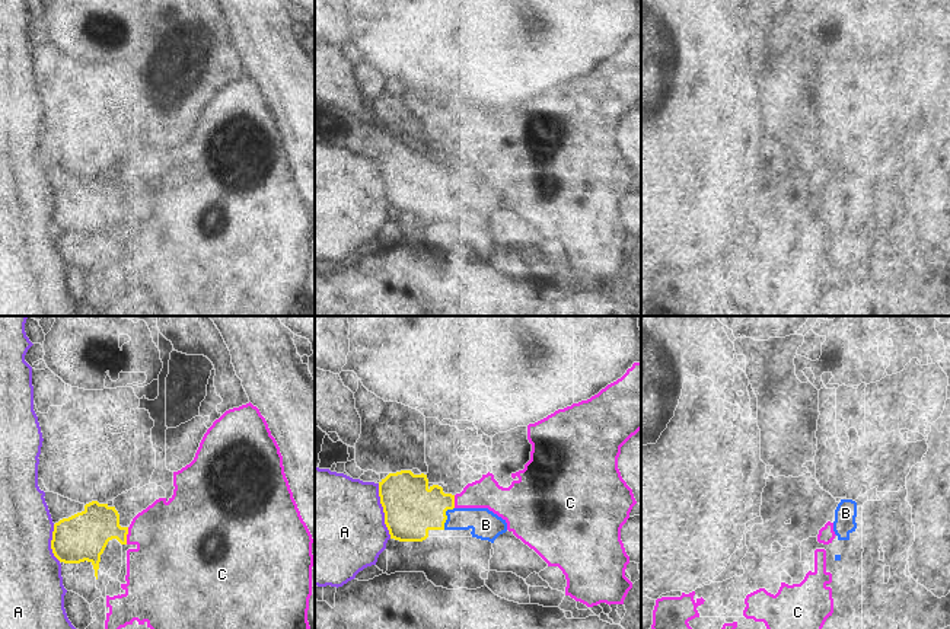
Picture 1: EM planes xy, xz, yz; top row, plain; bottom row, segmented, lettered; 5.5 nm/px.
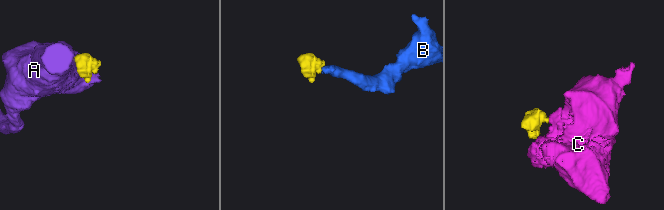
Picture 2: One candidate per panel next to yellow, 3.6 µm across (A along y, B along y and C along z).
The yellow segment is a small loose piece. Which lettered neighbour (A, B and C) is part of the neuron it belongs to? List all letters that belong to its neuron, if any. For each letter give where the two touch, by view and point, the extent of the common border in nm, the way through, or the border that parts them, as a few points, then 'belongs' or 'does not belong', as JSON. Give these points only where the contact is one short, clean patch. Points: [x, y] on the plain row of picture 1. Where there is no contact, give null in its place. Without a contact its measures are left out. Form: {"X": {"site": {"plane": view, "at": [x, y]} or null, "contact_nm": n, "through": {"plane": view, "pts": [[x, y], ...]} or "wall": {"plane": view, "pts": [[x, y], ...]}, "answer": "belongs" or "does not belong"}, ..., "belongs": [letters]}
{"A": {"site": {"plane": "xz", "at": [383, 185]}, "contact_nm": 320, "wall": {"plane": "xz", "pts": [[378, 157], [383, 197], [391, 211]]}, "answer": "does not belong"}, "B": {"site": {"plane": "xz", "at": [446, 191]}, "contact_nm": 140, "through": {"plane": "xz", "pts": [[411, 182], [434, 184], [446, 191], [478, 192], [485, 198]]}, "answer": "belongs"}, "C": {"site": {"plane": "xy", "at": [126, 210]}, "contact_nm": 100, "wall": {"plane": "xy", "pts": [[128, 201], [126, 217]]}, "answer": "does not belong"}, "belongs": ["B"]}

